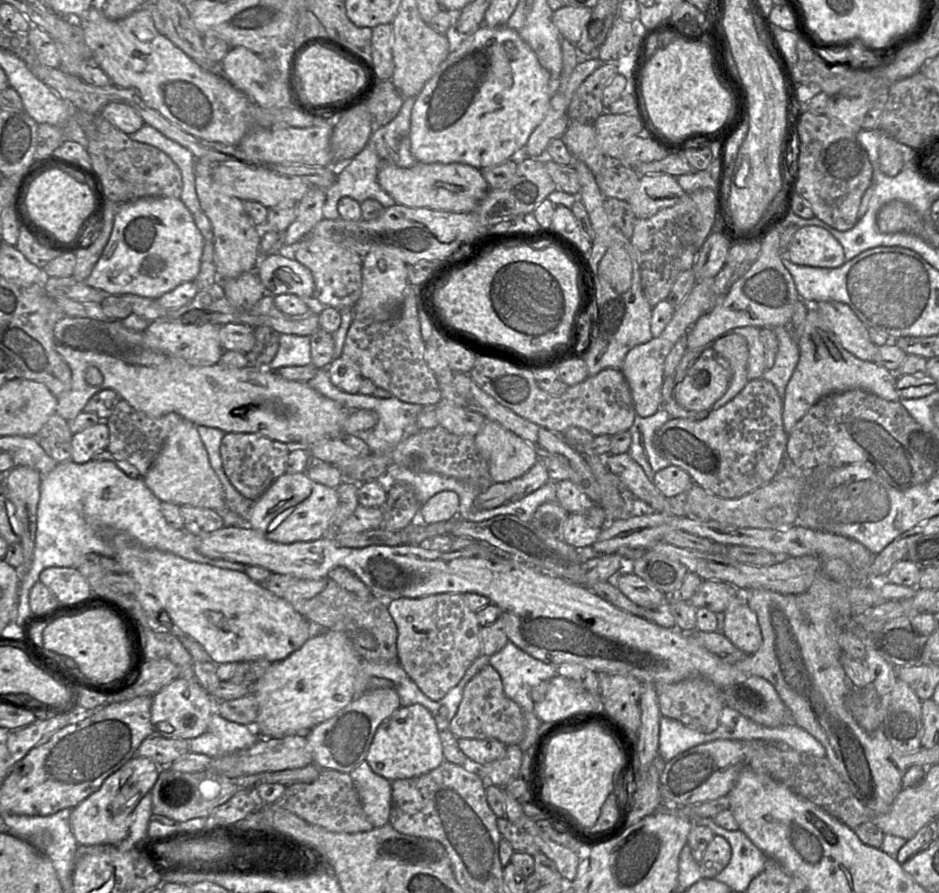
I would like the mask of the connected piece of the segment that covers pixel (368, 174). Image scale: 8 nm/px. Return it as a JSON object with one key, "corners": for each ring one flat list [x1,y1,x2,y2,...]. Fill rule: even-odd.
{"corners":[[416,97,404,98,398,115,387,125,376,127,366,146,351,162,345,162,336,170,336,182,326,190,326,202,323,206,324,219,334,220,340,217,338,203,343,197,353,198,360,204,367,199,374,199,385,209,396,204,396,201,381,188,377,177,381,167,381,160,400,168,411,168,417,163,411,153,410,141,411,113,415,100]]}

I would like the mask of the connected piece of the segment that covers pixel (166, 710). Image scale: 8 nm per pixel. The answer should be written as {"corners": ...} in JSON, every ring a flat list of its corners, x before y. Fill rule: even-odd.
{"corners":[[180,676,152,697,151,724,155,735,191,740,204,734,215,709,215,700,193,676]]}

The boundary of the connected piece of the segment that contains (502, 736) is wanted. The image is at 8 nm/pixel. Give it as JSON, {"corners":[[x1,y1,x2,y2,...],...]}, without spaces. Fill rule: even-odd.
{"corners":[[486,665,466,684,458,710,450,722,449,730,458,739,494,738,509,746,519,745,525,727,526,718,521,707,505,695,498,672,491,665]]}

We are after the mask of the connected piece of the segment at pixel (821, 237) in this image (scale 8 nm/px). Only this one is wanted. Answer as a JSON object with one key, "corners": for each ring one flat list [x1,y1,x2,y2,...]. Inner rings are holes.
{"corners":[[818,226,798,229,787,250,787,259,800,266,838,268,845,262,843,246]]}

